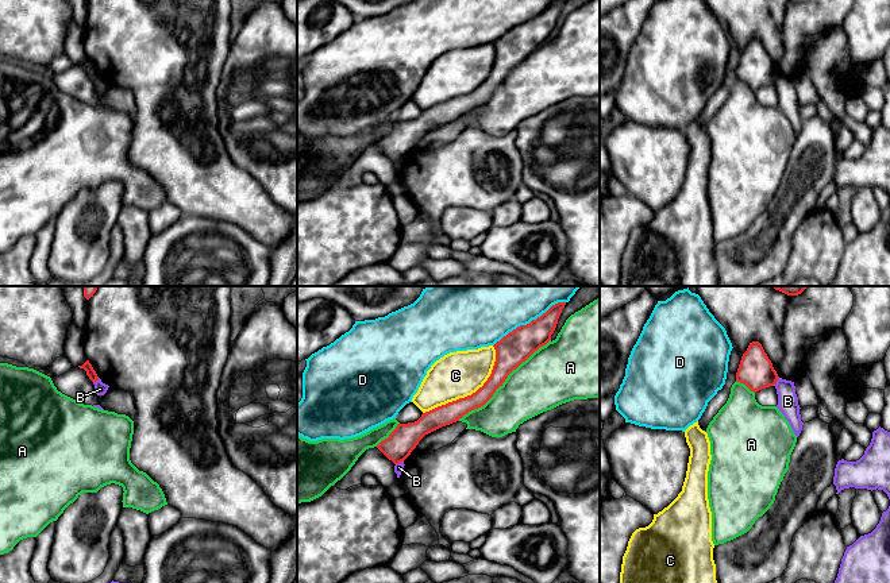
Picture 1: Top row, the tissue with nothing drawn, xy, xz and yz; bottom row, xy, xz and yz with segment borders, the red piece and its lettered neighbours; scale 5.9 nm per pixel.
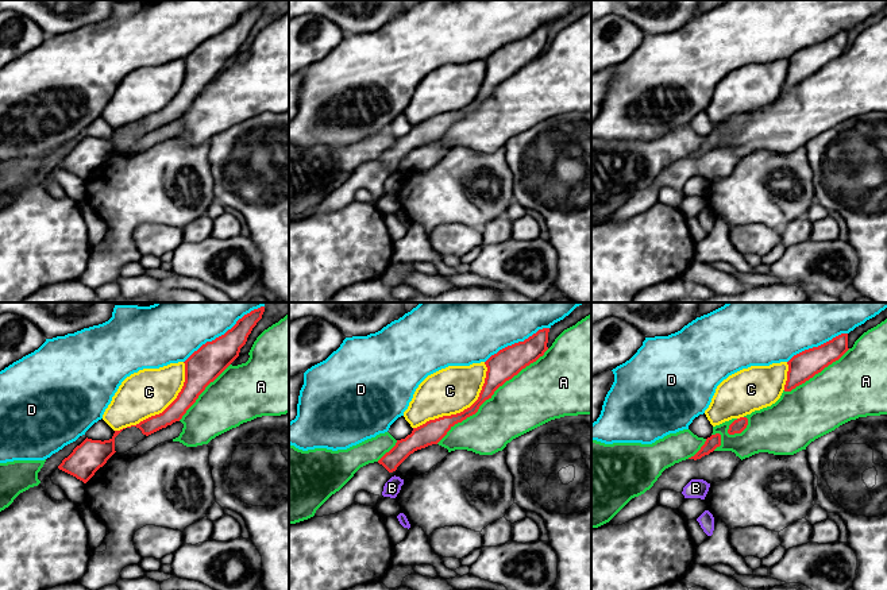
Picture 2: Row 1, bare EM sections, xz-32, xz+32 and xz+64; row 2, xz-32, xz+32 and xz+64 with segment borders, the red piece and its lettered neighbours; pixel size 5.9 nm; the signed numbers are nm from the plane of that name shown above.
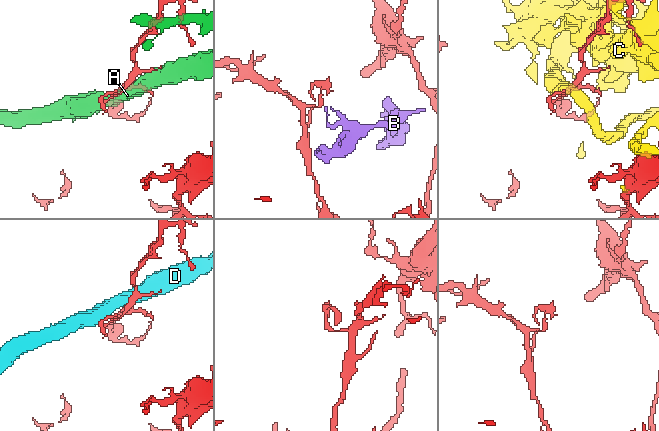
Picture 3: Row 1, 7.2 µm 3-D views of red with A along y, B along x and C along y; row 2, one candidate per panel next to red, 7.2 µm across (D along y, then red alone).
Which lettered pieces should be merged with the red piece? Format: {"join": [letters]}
{"join": []}

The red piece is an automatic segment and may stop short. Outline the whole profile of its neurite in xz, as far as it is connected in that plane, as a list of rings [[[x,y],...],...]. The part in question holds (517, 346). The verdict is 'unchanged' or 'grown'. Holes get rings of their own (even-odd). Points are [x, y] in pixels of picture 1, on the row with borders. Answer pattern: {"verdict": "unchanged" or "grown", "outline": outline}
{"verdict": "unchanged", "outline": [[[566,302],[552,305],[536,320],[517,327],[497,341],[493,345],[496,362],[492,374],[475,393],[425,412],[415,422],[398,424],[377,448],[398,464],[411,455],[425,435],[456,422],[469,412],[483,406],[513,370],[551,340],[565,305]]]}

